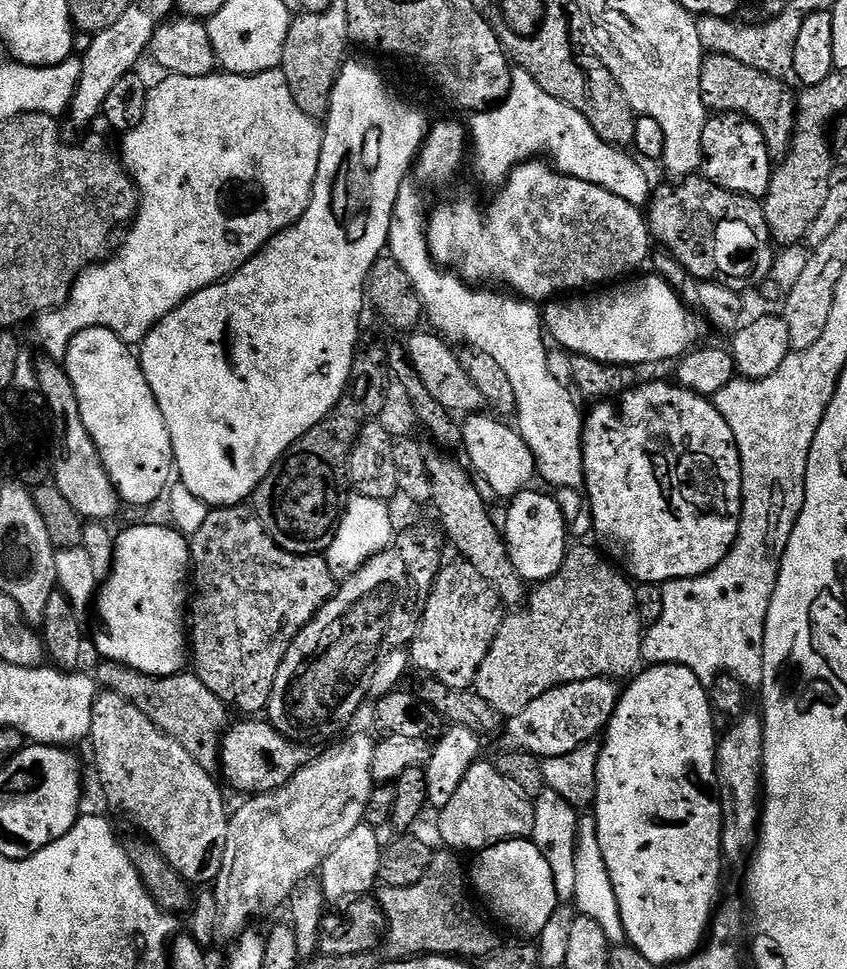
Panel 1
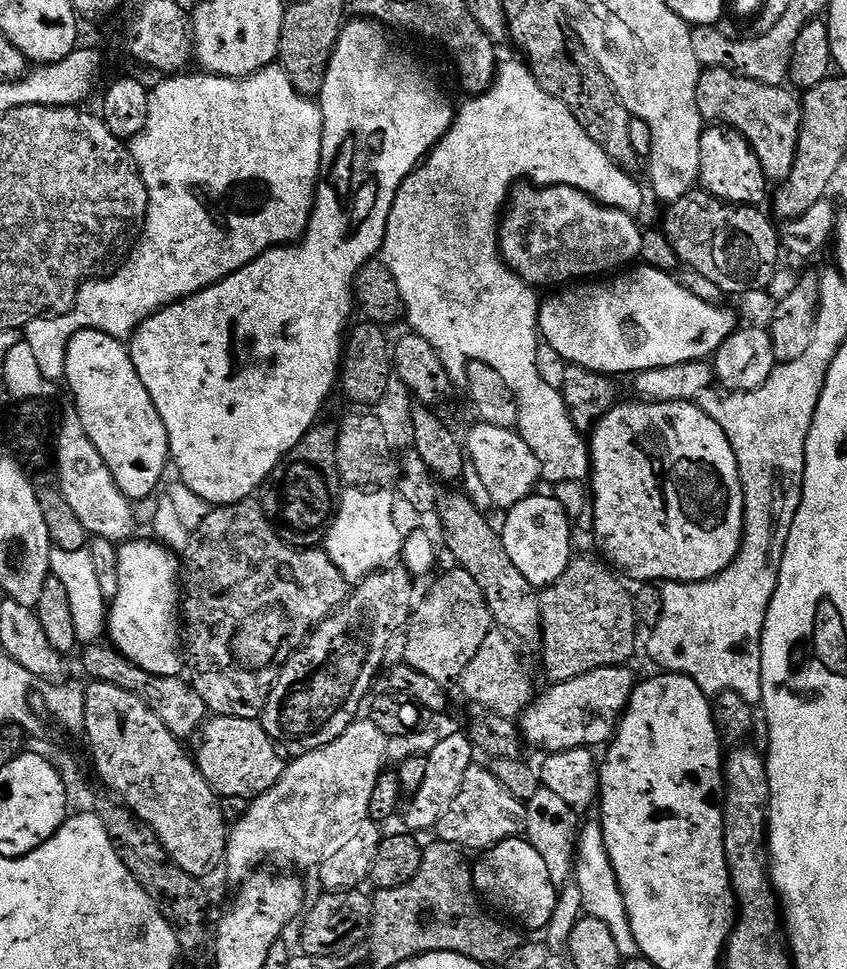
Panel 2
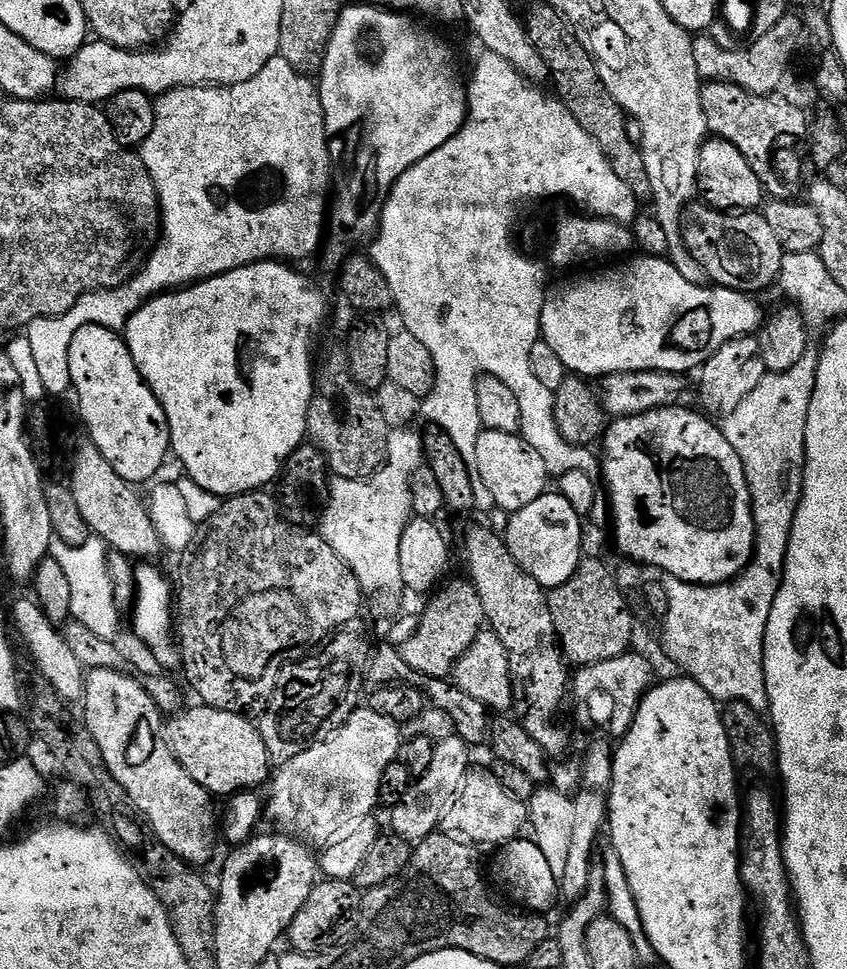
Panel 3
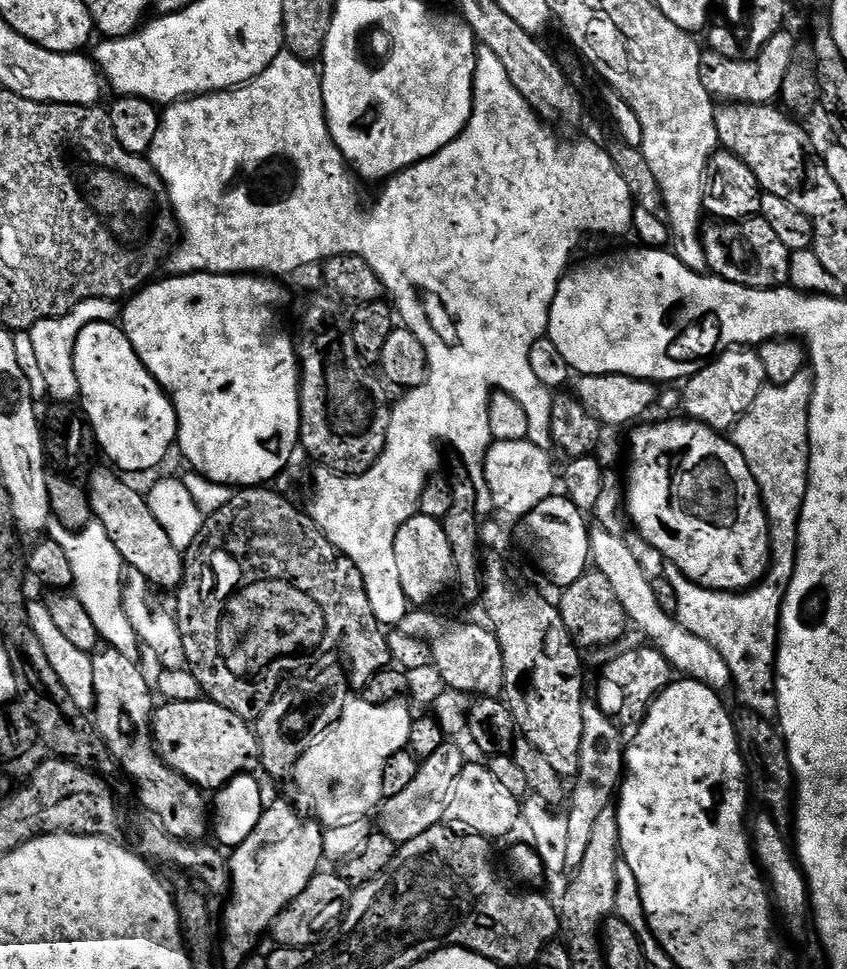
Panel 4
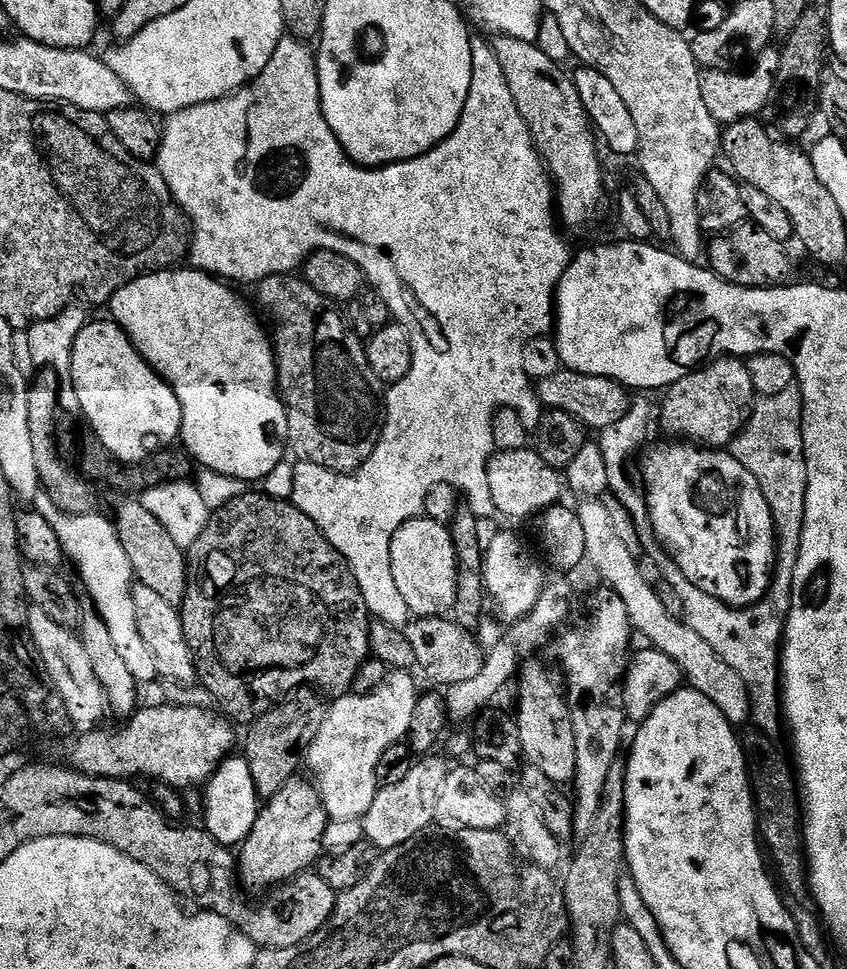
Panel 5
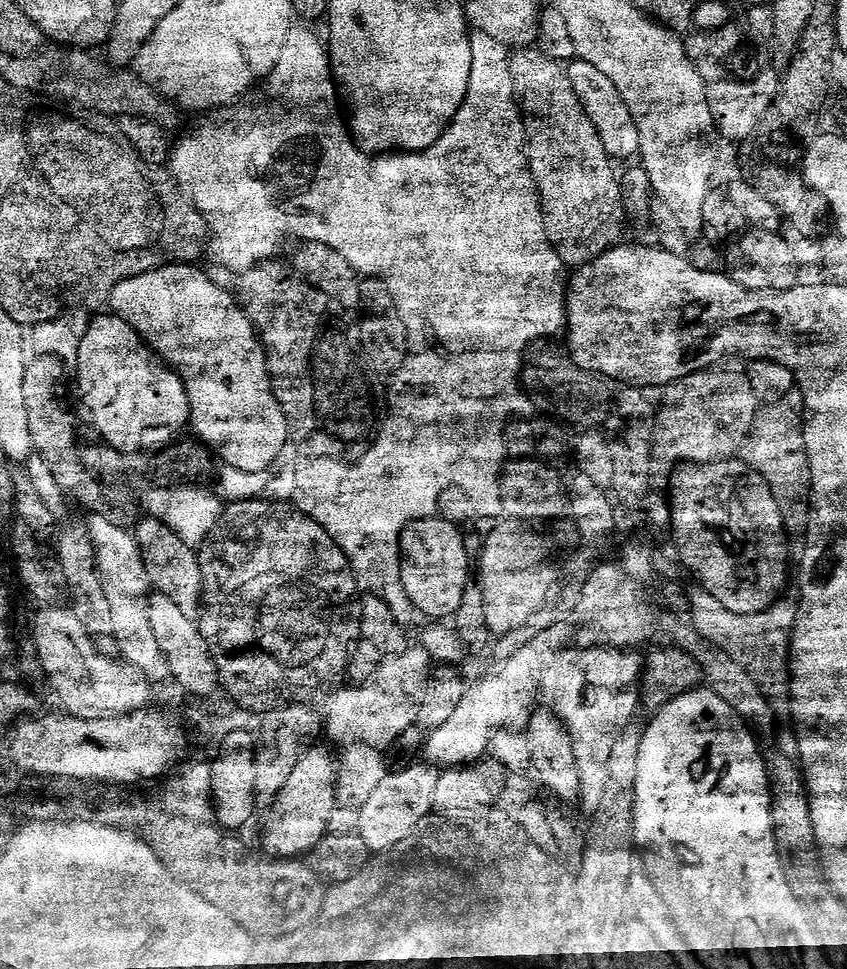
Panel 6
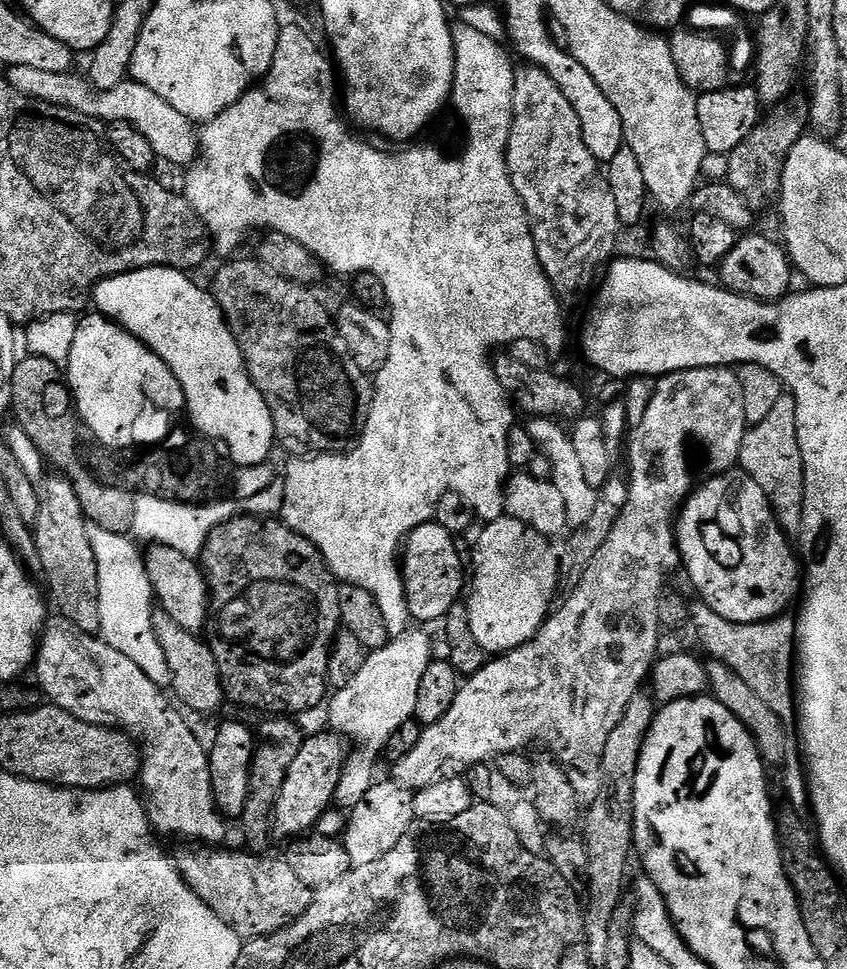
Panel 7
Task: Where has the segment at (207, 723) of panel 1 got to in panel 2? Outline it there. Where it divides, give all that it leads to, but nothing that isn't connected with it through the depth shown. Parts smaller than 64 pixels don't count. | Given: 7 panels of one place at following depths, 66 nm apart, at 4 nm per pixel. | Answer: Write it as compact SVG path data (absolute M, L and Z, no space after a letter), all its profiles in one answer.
M104 642L89 644L84 651L84 672L88 678L95 678L102 684L122 686L122 690L130 690L140 696L148 707L162 718L162 722L177 738L185 738L191 734L199 733L202 725L209 719L210 711L206 702L192 687L187 679L180 676L159 676L142 670L136 664L129 662L122 653Z

